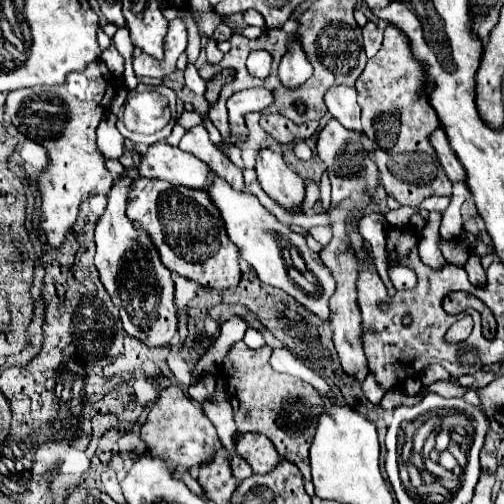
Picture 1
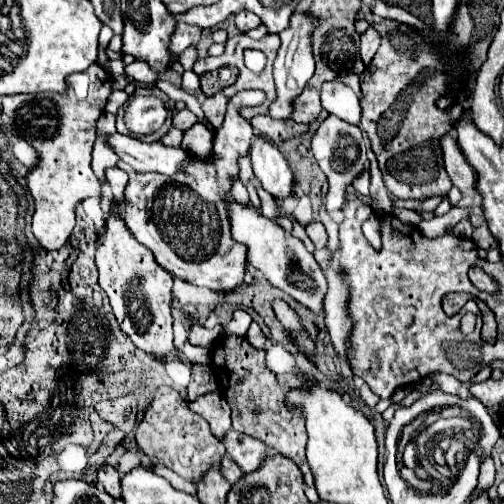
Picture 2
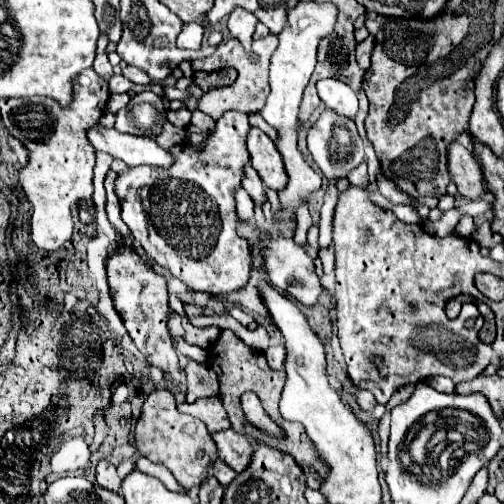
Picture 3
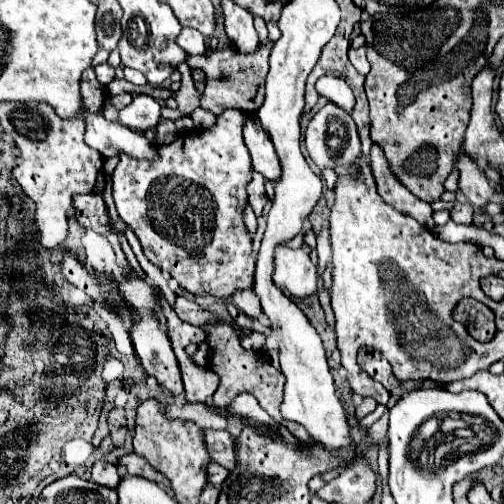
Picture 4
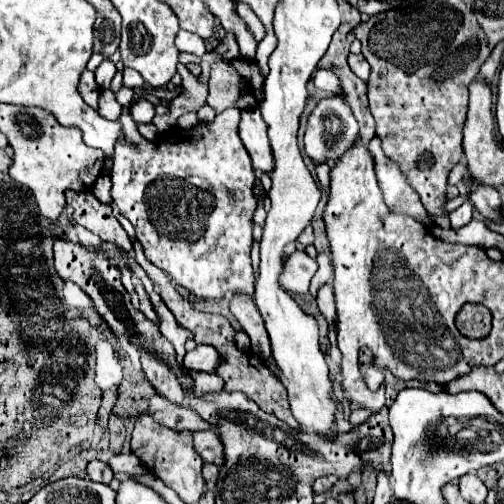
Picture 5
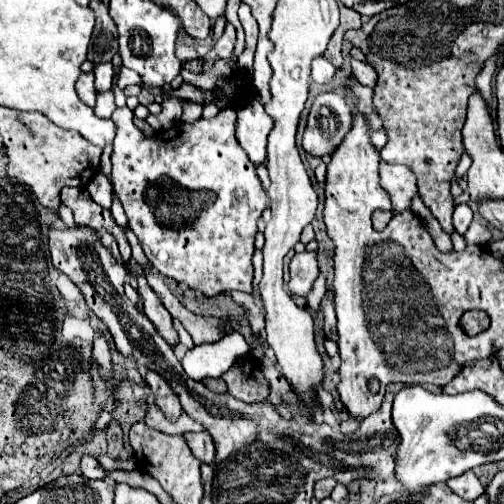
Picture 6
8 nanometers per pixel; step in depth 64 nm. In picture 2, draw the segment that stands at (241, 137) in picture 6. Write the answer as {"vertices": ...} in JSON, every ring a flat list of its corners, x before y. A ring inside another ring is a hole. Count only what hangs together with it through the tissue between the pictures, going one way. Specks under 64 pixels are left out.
{"vertices":[[256,136,250,144,250,158,254,174,268,194,274,198,288,198,294,194,294,174,274,142]]}

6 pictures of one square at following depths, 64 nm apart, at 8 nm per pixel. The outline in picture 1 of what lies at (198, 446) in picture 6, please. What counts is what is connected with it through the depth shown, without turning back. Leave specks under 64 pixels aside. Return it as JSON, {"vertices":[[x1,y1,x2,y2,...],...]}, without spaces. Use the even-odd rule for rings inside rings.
{"vertices":[[240,434,238,454,252,466,256,474,268,474,282,460,274,444,264,434]]}

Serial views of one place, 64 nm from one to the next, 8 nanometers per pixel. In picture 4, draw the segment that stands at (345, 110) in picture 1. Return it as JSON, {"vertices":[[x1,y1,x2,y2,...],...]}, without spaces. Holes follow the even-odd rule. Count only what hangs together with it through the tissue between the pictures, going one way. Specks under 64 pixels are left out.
{"vertices":[[322,76,322,78,316,82,316,90,318,90,318,94,324,96,328,102,344,108,346,112,352,112,352,110,354,110,356,98,354,98,354,94,352,94,352,88,350,88,342,78]]}

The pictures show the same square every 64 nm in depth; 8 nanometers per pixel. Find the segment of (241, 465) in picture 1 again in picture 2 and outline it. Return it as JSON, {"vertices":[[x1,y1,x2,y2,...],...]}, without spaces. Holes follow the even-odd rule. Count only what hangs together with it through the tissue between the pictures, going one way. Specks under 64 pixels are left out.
{"vertices":[[226,456,222,462,220,462,220,466,224,468,224,470,222,470,222,472,224,472,224,476,226,476,226,478,228,478,232,484,244,476,244,472,240,470,240,466,238,466,238,464,236,464,232,458,228,458,228,456]]}

